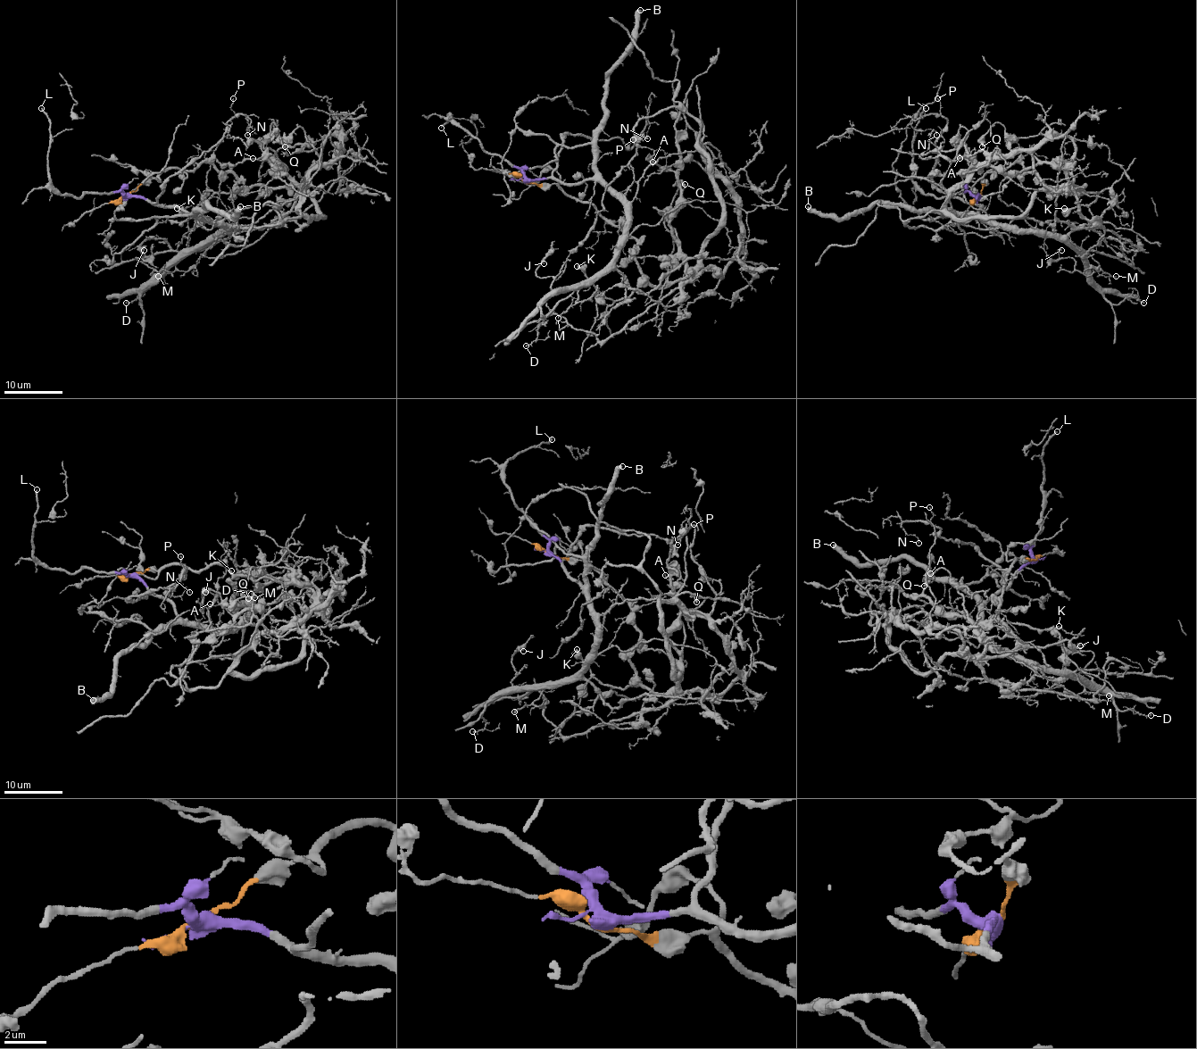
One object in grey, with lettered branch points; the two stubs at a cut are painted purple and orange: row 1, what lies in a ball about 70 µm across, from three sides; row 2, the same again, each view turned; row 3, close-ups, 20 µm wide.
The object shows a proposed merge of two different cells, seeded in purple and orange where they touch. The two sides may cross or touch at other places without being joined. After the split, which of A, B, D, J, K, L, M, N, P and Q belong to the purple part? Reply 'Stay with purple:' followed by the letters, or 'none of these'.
Stay with purple: B, D, J, L, M, N, P

